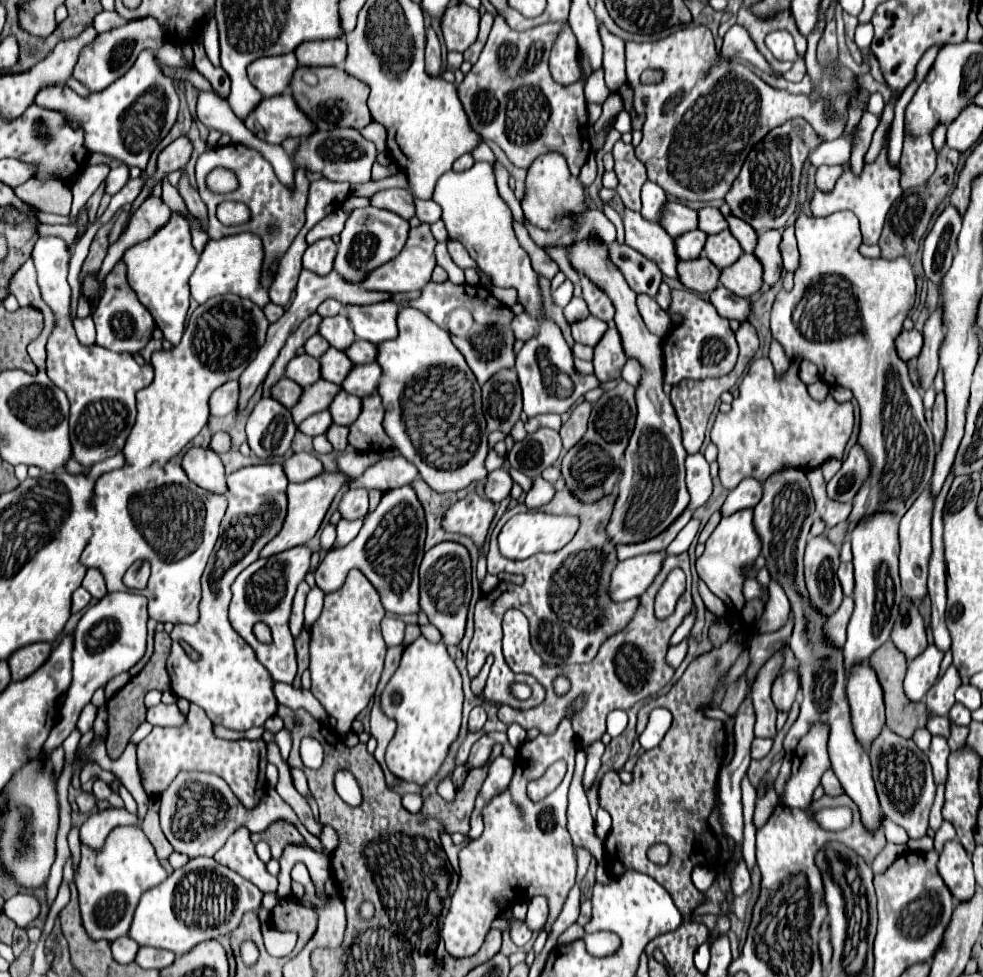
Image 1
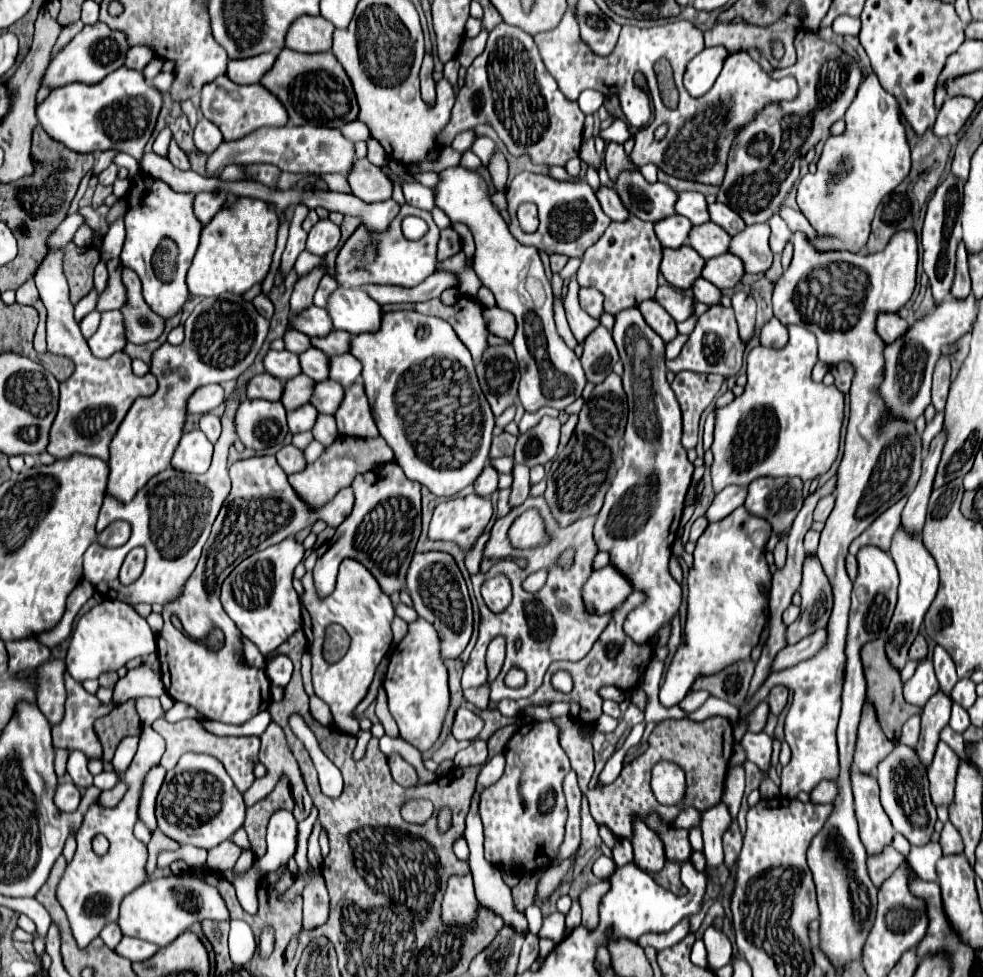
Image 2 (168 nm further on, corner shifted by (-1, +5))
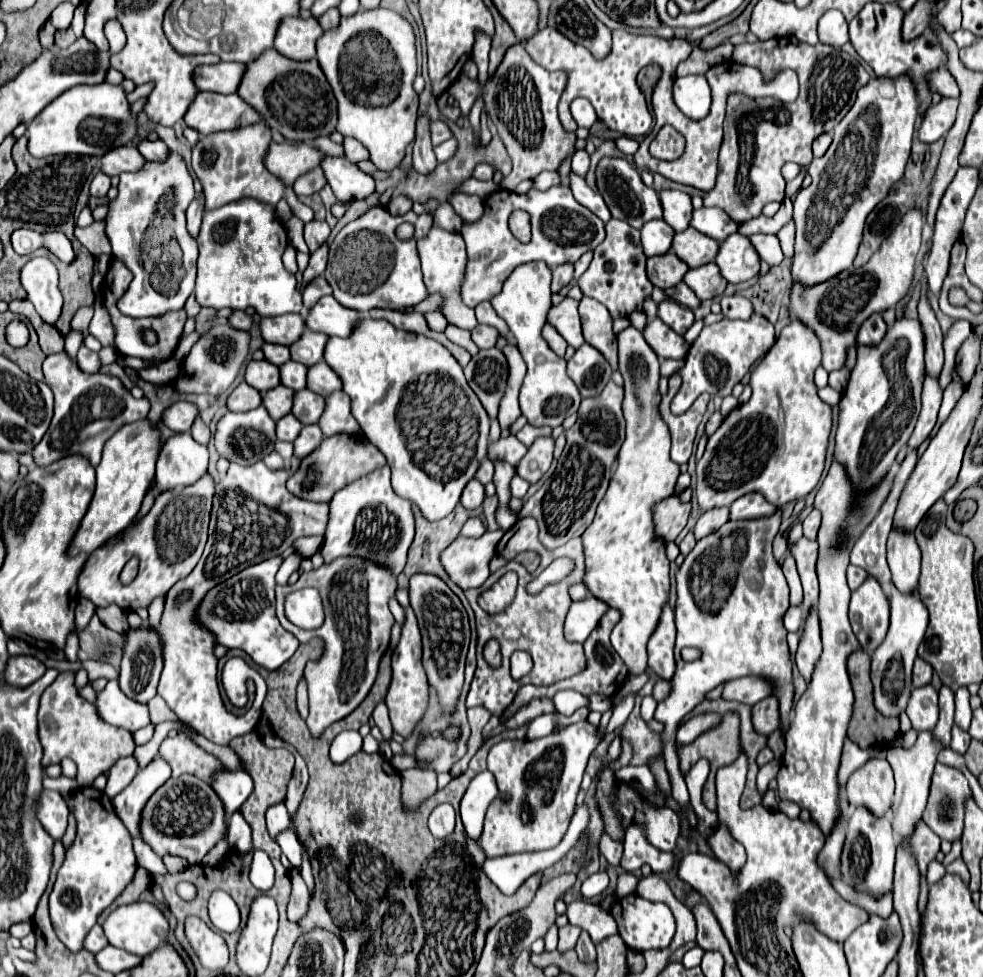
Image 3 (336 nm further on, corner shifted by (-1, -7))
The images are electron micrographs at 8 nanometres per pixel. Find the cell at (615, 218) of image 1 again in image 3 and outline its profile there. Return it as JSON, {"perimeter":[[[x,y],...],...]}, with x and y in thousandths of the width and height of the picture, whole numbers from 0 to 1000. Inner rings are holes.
{"perimeter":[[[595,154],[583,156],[583,160],[581,160],[581,172],[583,172],[585,178],[589,176],[589,178],[595,180],[595,176],[599,174],[599,158]]]}

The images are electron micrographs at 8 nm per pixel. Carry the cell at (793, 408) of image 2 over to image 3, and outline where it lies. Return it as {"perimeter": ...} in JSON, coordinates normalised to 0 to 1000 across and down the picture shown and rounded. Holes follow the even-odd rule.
{"perimeter":[[[807,325],[805,332],[795,338],[786,356],[764,381],[762,393],[766,397],[766,403],[762,411],[752,414],[748,420],[744,420],[736,434],[729,438],[729,442],[721,446],[717,465],[709,473],[707,512],[713,524],[742,518],[744,514],[762,504],[772,504],[778,508],[780,514],[797,518],[801,514],[821,508],[833,495],[845,442],[845,416],[831,405],[831,395],[827,391],[827,381],[833,373],[835,350],[831,342],[827,342],[827,338],[823,338],[823,334],[819,334],[815,328]]]}

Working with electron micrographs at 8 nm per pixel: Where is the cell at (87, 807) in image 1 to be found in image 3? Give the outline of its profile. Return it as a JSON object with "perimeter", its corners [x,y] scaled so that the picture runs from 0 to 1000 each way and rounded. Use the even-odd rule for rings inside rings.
{"perimeter":[[[44,809],[38,819],[38,839],[42,841],[46,852],[52,858],[62,860],[68,850],[68,837],[70,837],[70,827],[62,817],[62,813],[54,809]]]}

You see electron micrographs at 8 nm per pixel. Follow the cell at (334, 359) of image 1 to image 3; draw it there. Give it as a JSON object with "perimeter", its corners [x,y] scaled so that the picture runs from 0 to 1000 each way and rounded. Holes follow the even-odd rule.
{"perimeter":[[[292,368],[290,373],[284,375],[284,387],[288,395],[296,399],[306,399],[310,397],[310,375],[306,375],[304,371]]]}

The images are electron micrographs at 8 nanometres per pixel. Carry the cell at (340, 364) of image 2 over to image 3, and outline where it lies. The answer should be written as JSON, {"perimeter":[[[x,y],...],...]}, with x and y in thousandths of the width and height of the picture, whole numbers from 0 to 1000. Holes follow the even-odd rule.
{"perimeter":[[[322,371],[312,377],[312,397],[325,405],[331,405],[335,399],[347,399],[347,387],[343,387],[331,371]]]}

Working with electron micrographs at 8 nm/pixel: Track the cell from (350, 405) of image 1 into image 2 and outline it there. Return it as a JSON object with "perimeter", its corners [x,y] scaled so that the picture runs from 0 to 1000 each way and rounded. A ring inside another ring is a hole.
{"perimeter":[[[333,389],[322,393],[322,401],[316,407],[316,414],[325,420],[325,424],[341,424],[343,418],[347,416],[351,405],[351,399],[345,391]]]}

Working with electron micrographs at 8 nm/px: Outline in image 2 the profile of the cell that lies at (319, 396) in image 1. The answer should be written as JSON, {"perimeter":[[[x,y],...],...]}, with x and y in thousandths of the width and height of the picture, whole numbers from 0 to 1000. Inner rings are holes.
{"perimeter":[[[304,383],[302,387],[290,391],[290,403],[286,407],[292,422],[298,422],[310,414],[314,414],[316,405],[320,401],[318,387],[312,387],[310,383]]]}

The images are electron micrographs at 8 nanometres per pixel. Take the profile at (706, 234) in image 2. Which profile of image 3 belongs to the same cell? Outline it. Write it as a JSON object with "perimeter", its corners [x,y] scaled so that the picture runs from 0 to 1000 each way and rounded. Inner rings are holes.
{"perimeter":[[[699,233],[685,242],[683,258],[687,258],[689,264],[693,264],[701,274],[709,274],[719,268],[725,268],[725,264],[729,262],[729,252],[731,252],[729,246],[705,233]]]}

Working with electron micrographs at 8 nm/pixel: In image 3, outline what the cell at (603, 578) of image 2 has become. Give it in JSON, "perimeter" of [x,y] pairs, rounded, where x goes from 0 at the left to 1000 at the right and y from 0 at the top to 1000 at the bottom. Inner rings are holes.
{"perimeter":[[[595,612],[591,616],[583,616],[577,633],[575,633],[575,655],[577,657],[595,657],[595,653],[601,649],[601,645],[607,643],[607,637],[611,635],[611,628],[615,628],[617,620],[613,616],[607,616],[607,612]]]}

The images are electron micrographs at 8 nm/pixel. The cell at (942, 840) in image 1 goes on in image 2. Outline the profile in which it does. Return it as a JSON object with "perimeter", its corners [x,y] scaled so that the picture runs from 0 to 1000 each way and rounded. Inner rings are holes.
{"perimeter":[[[961,841],[959,850],[957,850],[955,864],[957,864],[957,868],[959,868],[959,874],[976,874],[976,872],[980,872],[978,856],[976,856],[974,847],[972,847],[967,841]]]}

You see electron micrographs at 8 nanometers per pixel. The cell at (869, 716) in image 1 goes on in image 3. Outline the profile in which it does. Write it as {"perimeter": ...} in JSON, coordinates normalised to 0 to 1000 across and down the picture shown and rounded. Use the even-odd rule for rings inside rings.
{"perimeter":[[[888,776],[862,798],[862,821],[868,827],[882,827],[892,837],[898,837],[906,829],[908,811],[910,800],[902,778]]]}

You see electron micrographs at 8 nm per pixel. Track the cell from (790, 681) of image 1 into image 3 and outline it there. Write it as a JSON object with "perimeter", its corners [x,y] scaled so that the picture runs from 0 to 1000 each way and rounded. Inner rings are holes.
{"perimeter":[[[776,714],[774,719],[770,719],[764,725],[764,737],[766,737],[766,745],[770,751],[784,751],[788,745],[792,745],[792,727],[790,727],[790,716],[784,714]]]}

